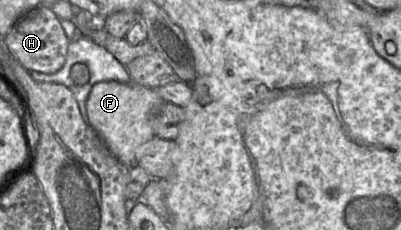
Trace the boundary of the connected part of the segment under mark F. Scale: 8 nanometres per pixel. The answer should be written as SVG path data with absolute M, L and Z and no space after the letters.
M102 81L93 85L86 102L86 110L90 126L102 139L110 153L126 166L133 167L136 165L137 149L155 136L153 114L161 102L167 101L161 100L152 88L134 82Z

